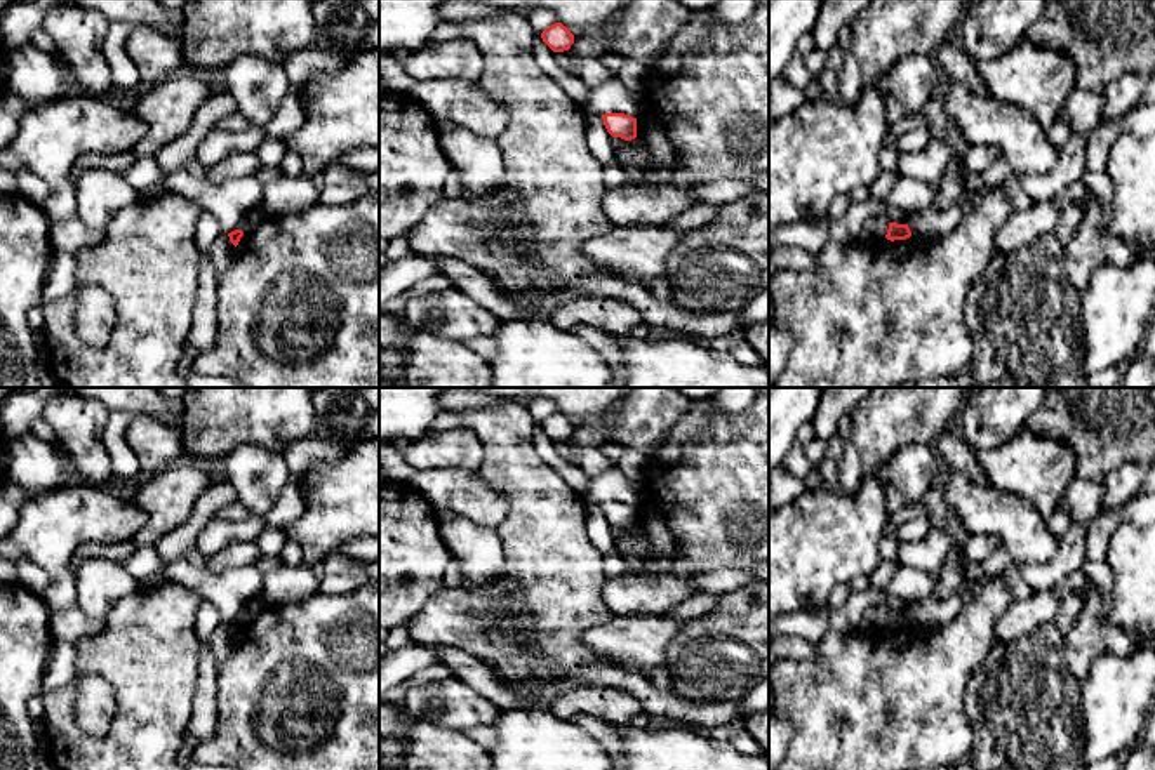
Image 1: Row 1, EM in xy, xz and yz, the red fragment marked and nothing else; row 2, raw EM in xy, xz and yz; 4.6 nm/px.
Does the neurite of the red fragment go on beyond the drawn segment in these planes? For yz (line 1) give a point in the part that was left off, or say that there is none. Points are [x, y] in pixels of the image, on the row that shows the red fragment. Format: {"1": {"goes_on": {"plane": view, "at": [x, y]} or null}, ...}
{"1": {"goes_on": null}}

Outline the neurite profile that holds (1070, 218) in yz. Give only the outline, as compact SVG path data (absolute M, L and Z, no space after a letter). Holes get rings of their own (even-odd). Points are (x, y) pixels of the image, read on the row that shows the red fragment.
M1072 202L1061 209L1059 221L1052 233L1061 240L1063 245L1072 242L1072 238L1075 236L1082 222L1082 216L1084 216L1084 210L1078 205L1078 202Z

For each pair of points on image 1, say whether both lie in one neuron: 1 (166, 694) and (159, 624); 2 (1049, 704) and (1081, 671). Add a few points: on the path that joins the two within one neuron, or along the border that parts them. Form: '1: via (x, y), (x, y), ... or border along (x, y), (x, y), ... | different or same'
1: via (159, 677), (159, 642) | same
2: border along (1065, 637), (1063, 661), (1081, 682) | different

